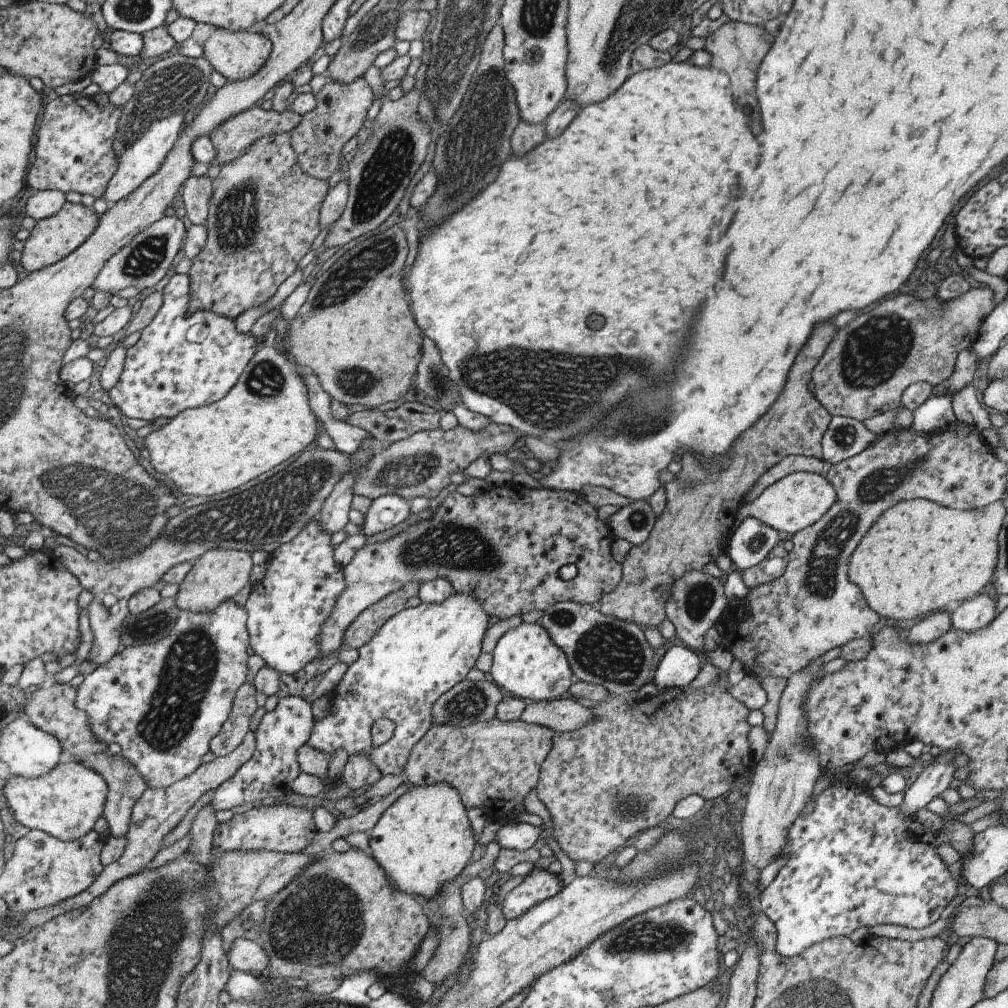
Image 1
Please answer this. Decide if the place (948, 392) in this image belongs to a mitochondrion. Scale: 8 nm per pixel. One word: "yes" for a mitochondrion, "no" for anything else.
no

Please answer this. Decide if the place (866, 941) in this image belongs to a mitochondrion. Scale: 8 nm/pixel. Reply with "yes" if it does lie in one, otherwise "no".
no

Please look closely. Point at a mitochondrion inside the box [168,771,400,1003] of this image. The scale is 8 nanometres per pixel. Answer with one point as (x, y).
(320, 921)

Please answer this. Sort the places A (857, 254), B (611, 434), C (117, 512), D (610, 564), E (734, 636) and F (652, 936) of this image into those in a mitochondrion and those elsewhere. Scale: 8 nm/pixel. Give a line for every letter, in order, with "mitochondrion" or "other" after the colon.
A: other
B: mitochondrion
C: mitochondrion
D: other
E: other
F: mitochondrion

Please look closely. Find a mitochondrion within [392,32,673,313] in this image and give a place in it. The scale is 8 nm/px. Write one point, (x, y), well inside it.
(474, 140)

